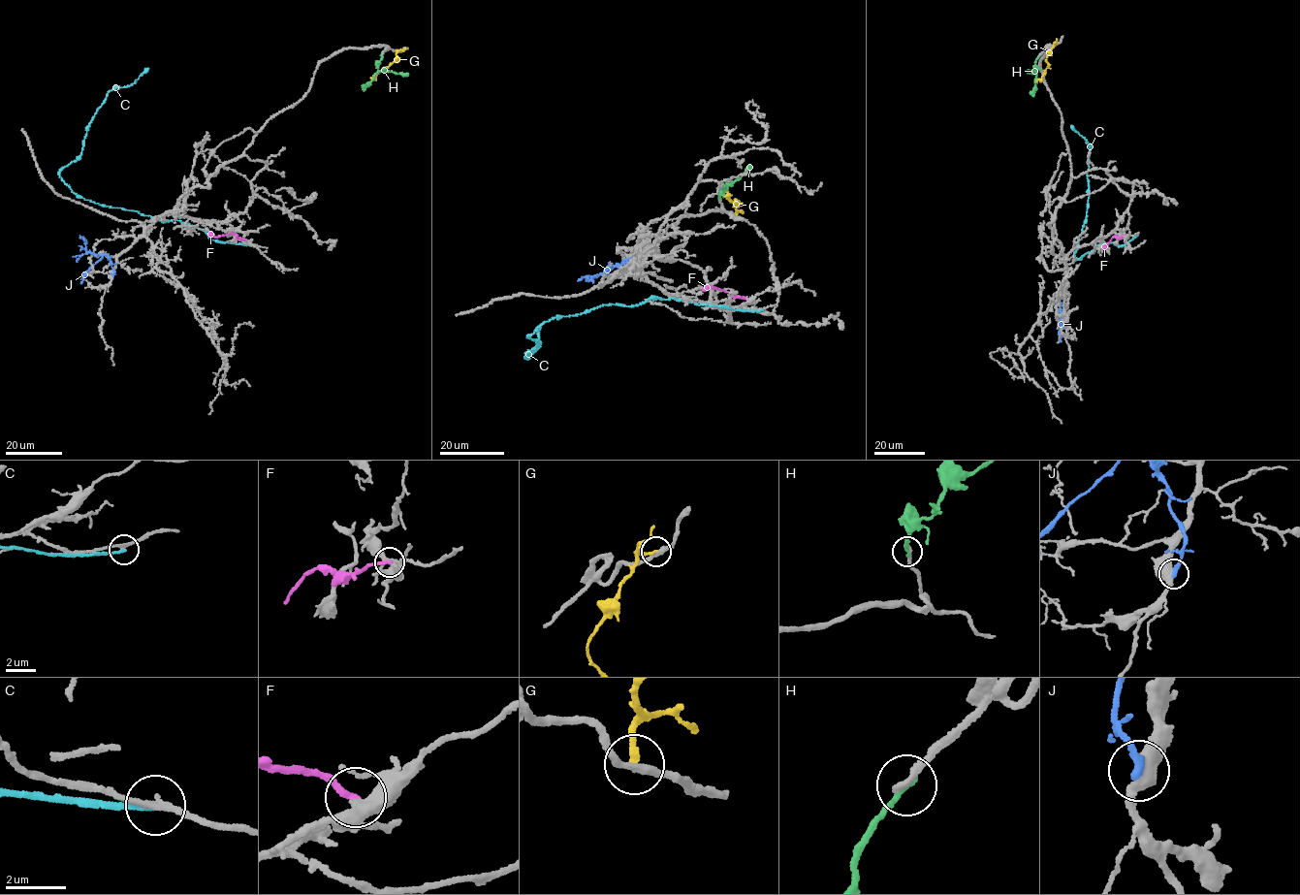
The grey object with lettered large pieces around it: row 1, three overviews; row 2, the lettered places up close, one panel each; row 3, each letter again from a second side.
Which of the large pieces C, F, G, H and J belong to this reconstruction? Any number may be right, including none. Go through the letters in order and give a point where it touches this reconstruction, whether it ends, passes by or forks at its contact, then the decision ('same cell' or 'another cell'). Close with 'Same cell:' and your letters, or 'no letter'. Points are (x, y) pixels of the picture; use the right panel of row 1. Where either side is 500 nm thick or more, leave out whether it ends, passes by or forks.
C: (1137, 234) | it ends | another cell
F: (1126, 235) | it ends | another cell
G: (1058, 43) | it ends | another cell
H: (1039, 55) | it ends | another cell
J: (1062, 328) | it ends | another cell
Same cell: no letter

